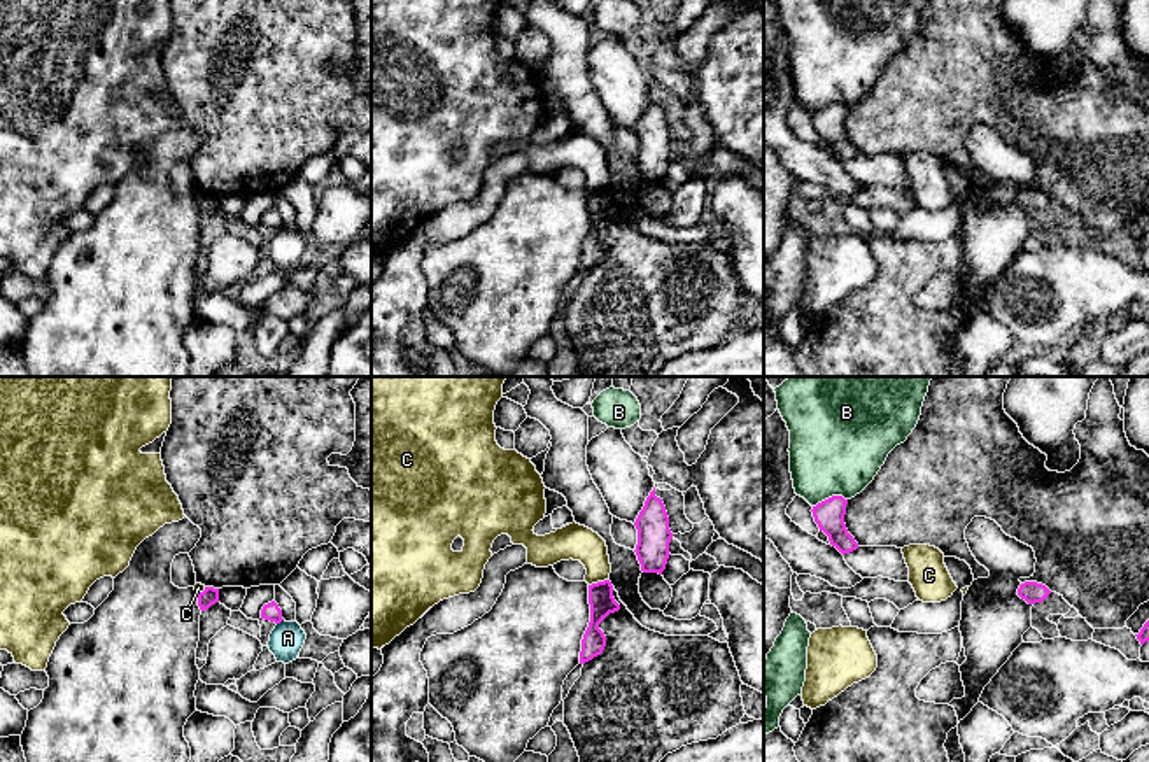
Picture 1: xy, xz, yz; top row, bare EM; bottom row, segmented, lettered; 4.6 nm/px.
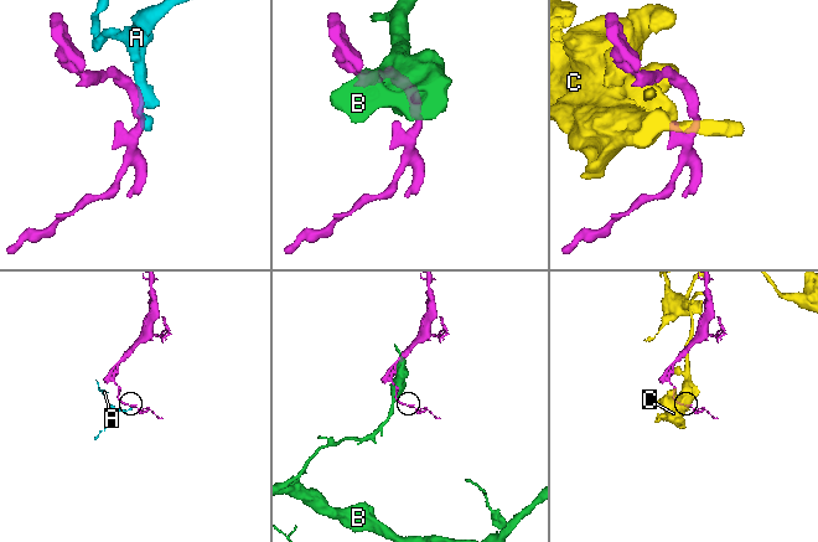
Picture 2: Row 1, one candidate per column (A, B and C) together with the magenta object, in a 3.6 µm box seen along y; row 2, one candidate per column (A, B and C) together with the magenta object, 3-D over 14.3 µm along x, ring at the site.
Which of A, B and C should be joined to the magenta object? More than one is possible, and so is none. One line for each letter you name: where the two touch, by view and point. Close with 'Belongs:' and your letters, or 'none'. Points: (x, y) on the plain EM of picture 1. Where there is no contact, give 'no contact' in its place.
Belongs: none

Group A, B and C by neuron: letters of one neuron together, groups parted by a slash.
A / B / C

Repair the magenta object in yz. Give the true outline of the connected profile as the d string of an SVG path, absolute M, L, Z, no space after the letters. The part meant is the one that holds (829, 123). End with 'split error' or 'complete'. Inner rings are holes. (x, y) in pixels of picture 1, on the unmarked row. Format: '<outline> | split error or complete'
M832 103L816 114L813 114L813 124L820 138L828 144L832 154L842 163L858 156L855 145L848 140L844 131L848 107L842 103Z | complete

